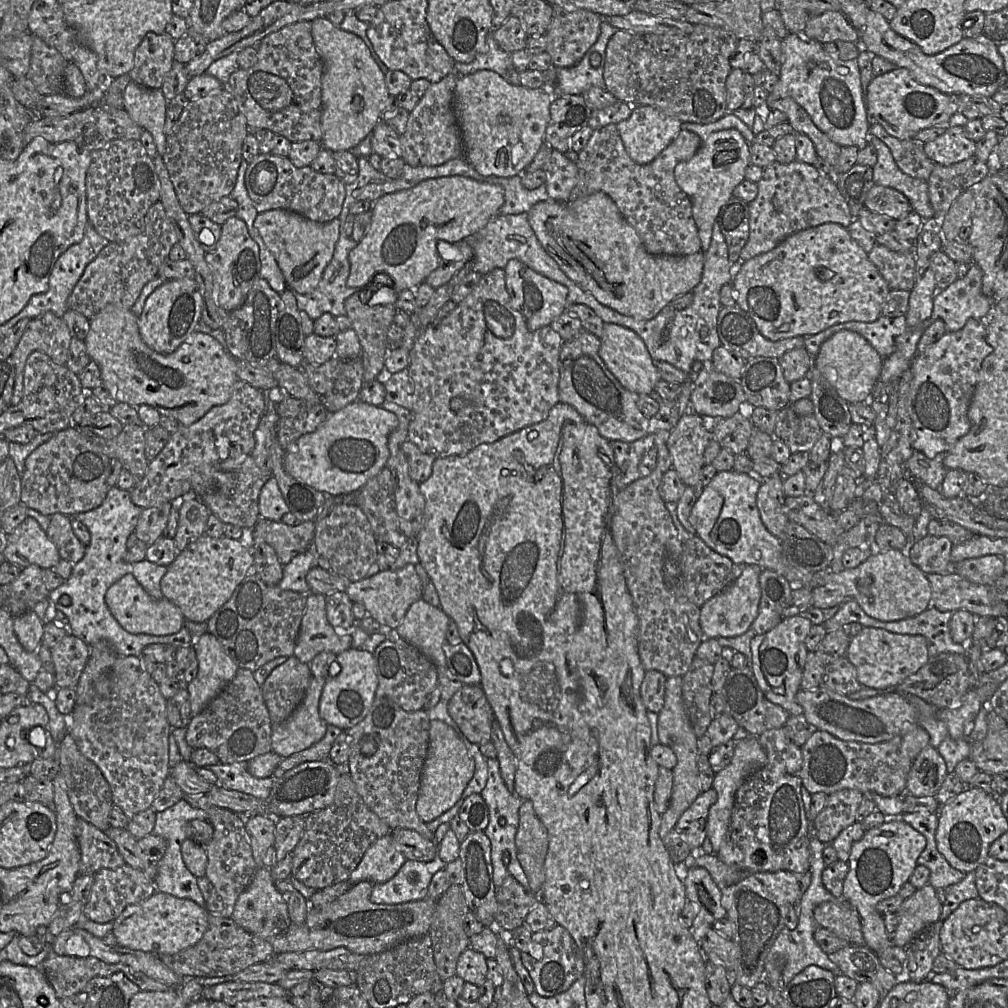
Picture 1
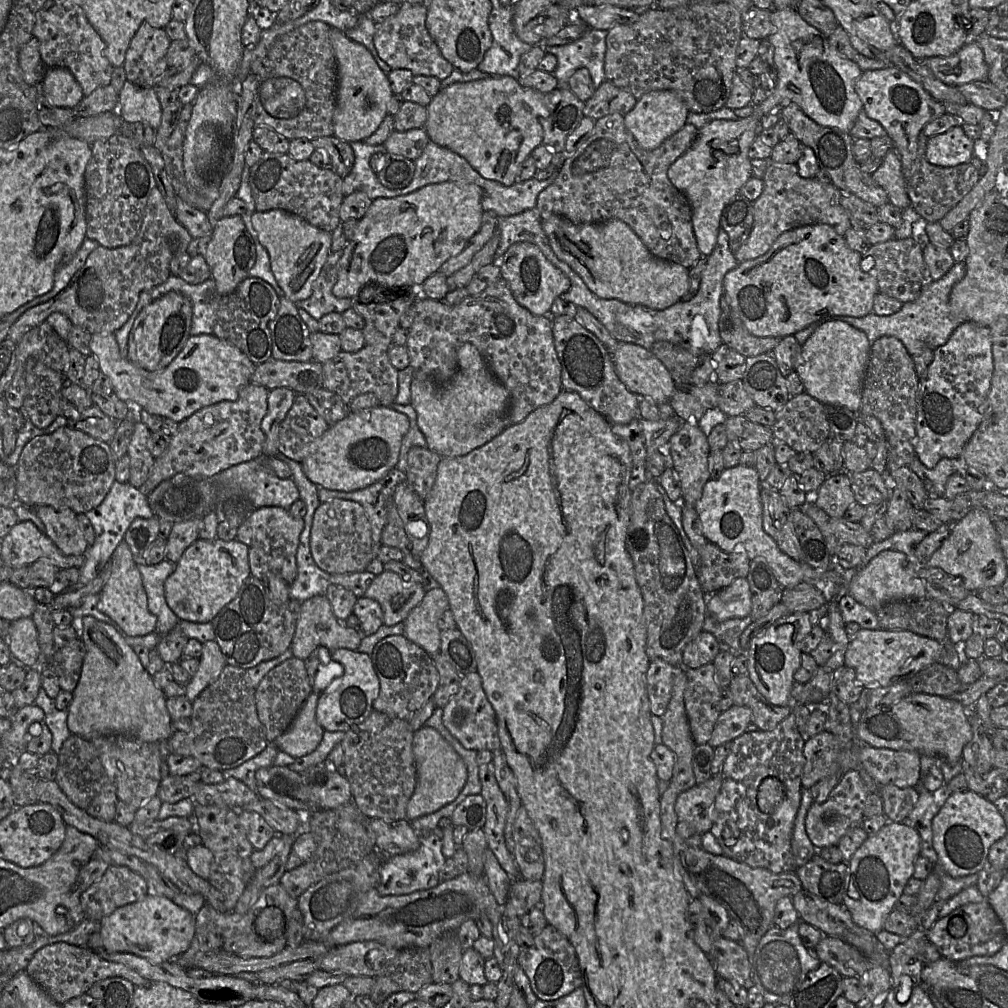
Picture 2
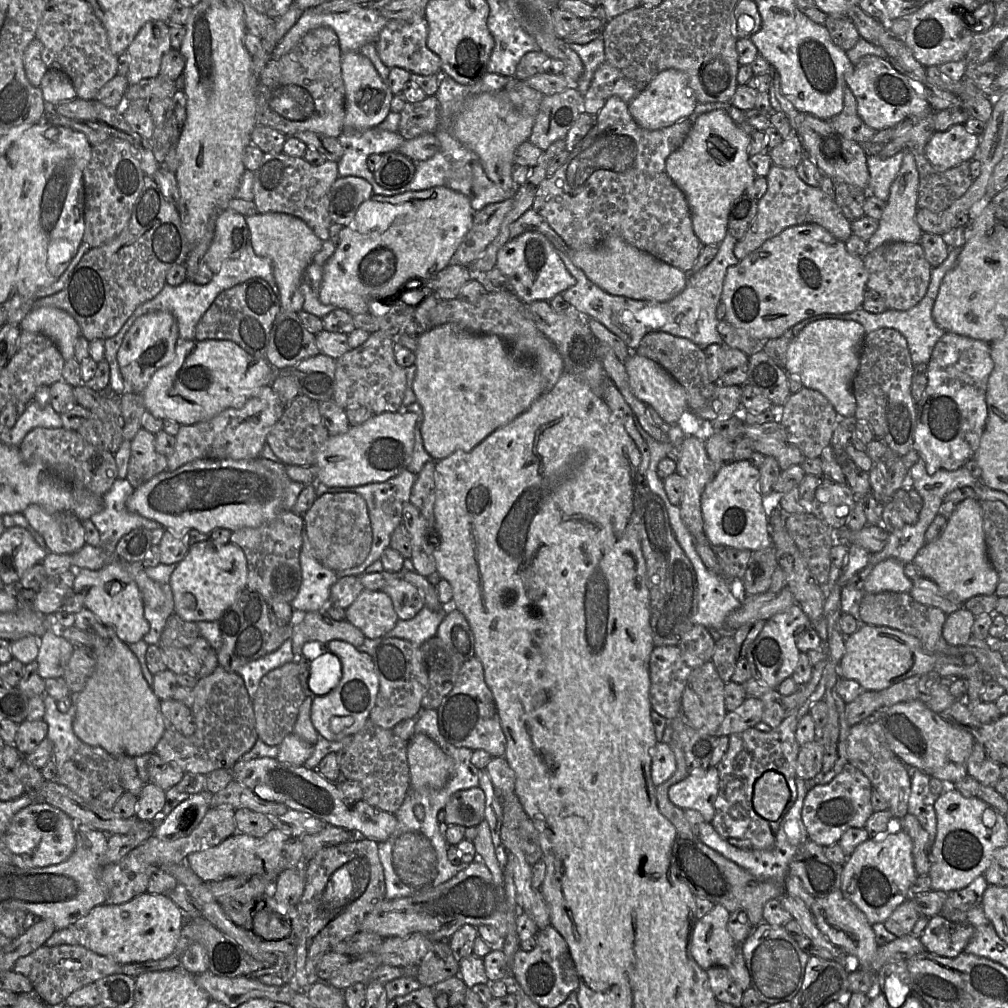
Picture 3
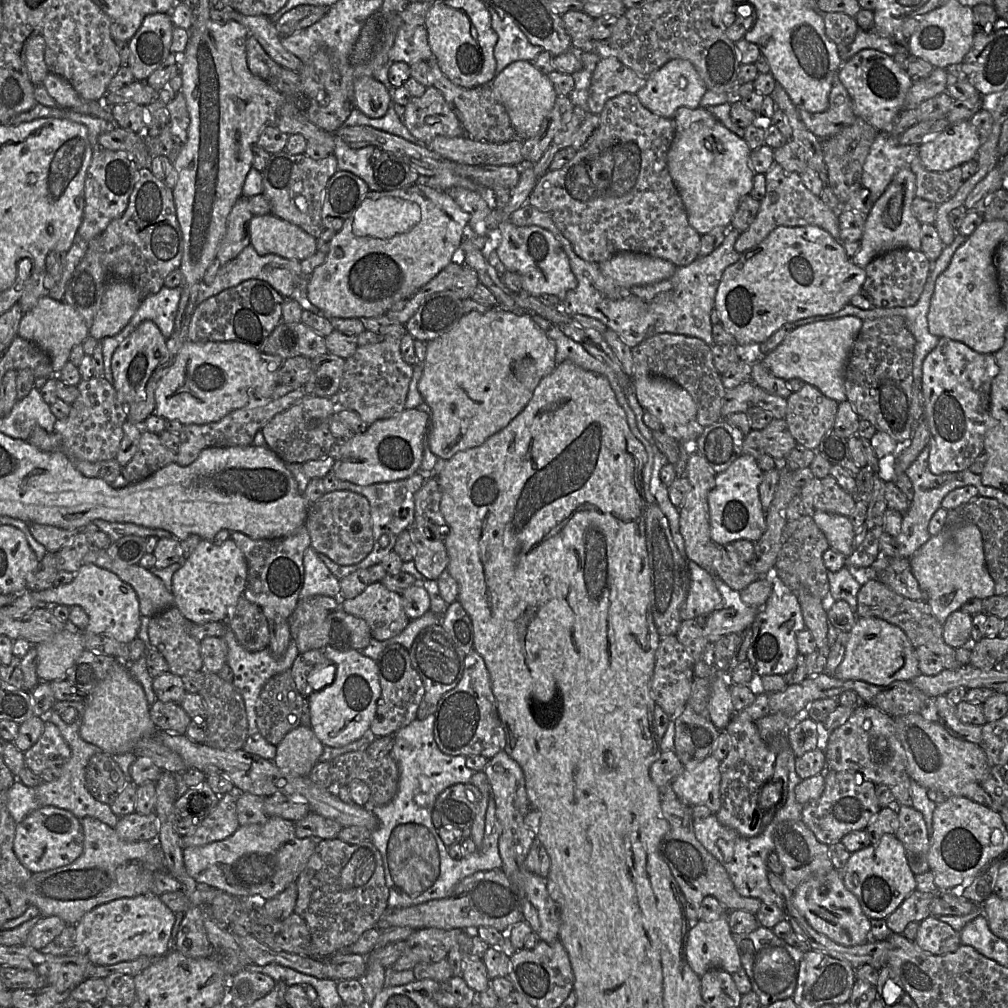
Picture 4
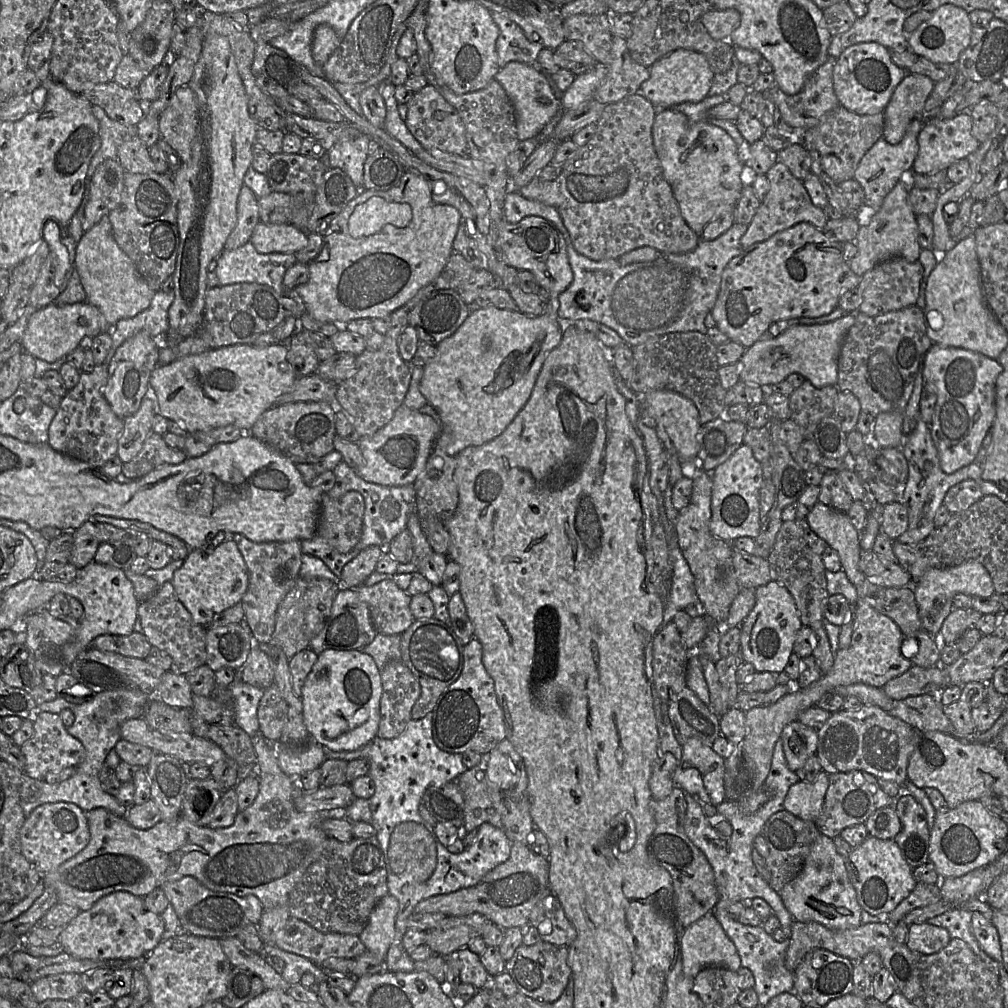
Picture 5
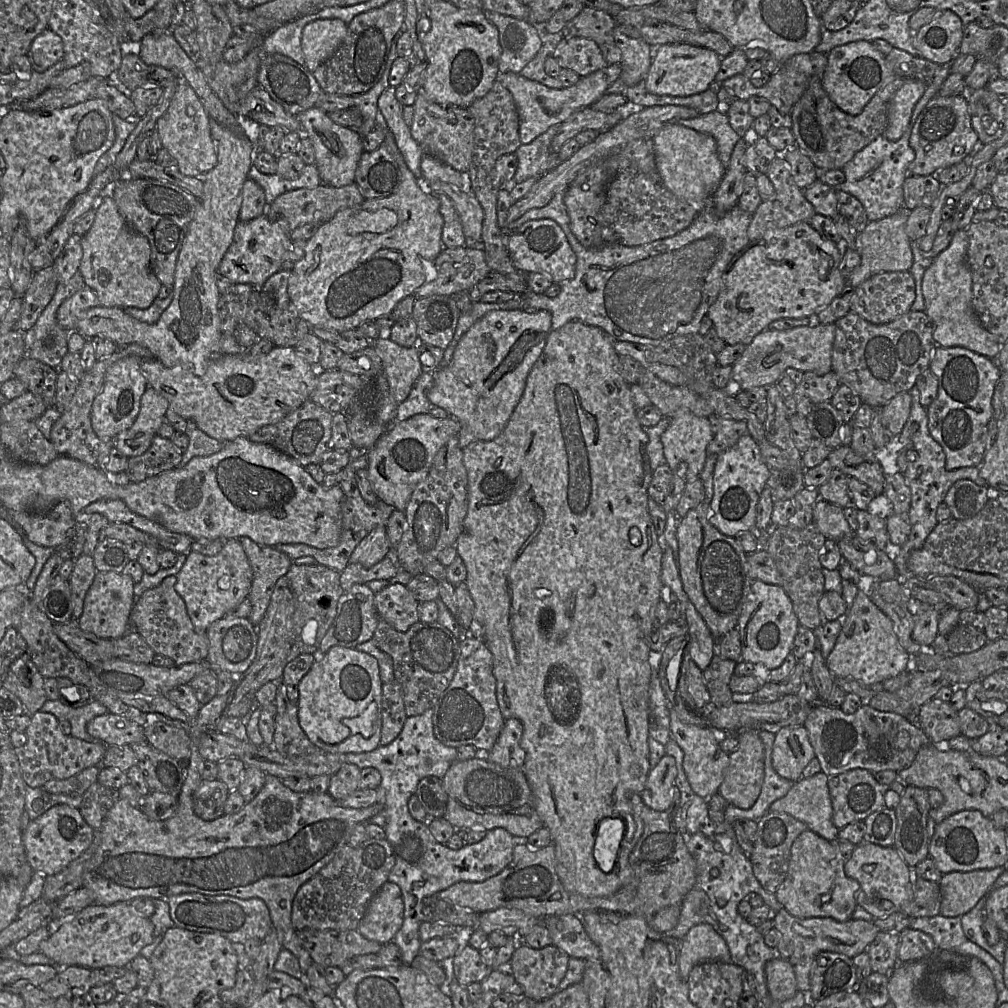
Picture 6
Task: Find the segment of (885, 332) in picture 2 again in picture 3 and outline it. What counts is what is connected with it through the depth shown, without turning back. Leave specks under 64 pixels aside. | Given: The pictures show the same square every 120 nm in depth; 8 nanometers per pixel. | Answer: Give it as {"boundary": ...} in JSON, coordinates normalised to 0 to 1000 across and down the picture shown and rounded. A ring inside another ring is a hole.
{"boundary":[[[953,245],[942,246],[941,252],[938,259],[934,263],[925,266],[923,280],[919,292],[908,304],[901,308],[881,307],[875,311],[863,311],[856,306],[852,306],[842,311],[813,312],[812,313],[807,313],[791,320],[785,325],[785,328],[787,329],[788,333],[790,333],[802,321],[819,316],[850,318],[856,322],[859,330],[863,330],[872,325],[885,325],[892,328],[899,335],[906,364],[910,361],[920,361],[923,357],[929,340],[938,330],[927,319],[925,315],[925,306],[931,293],[936,275],[942,267],[944,267],[953,249]]]}

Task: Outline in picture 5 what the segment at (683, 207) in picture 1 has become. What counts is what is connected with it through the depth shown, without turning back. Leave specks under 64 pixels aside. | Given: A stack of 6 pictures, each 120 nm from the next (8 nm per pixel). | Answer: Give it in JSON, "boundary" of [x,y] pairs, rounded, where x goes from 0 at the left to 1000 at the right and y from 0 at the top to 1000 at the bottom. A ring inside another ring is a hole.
{"boundary":[[[635,93],[601,104],[585,140],[574,146],[560,163],[539,167],[514,189],[522,197],[550,205],[571,249],[586,258],[614,257],[623,250],[641,244],[655,251],[679,252],[688,249],[694,239],[694,234],[678,217],[651,153],[647,135],[651,113],[651,106]]]}

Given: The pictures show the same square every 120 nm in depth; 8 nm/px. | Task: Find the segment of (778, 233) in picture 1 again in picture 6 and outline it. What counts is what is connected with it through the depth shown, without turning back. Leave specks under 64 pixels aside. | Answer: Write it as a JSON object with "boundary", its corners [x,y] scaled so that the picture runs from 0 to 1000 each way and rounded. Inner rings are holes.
{"boundary":[[[771,152],[760,171],[760,175],[768,185],[768,191],[764,197],[756,199],[747,211],[741,228],[743,239],[754,237],[761,228],[766,226],[779,226],[794,220],[803,221],[804,217],[810,212],[808,205],[798,195],[797,188],[789,183],[783,163],[776,153]]]}

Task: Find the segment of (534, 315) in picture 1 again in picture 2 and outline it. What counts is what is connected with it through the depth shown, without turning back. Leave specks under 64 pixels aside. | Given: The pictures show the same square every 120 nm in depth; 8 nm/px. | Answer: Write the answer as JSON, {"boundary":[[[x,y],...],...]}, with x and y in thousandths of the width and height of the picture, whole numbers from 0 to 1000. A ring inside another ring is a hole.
{"boundary":[[[526,240],[507,243],[496,258],[495,264],[497,274],[502,278],[511,298],[533,313],[545,313],[549,299],[566,285],[564,276]]]}

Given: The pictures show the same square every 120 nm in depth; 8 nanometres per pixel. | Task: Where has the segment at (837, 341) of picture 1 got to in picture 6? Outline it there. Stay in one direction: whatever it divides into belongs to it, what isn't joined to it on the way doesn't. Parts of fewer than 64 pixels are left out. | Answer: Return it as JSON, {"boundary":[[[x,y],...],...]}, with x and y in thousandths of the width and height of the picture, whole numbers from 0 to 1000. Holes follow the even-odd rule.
{"boundary":[[[813,320],[808,324],[794,323],[782,327],[759,326],[748,334],[735,354],[726,362],[725,376],[730,378],[736,387],[742,387],[770,381],[784,364],[812,372],[826,368],[824,355],[828,327],[827,320]]]}

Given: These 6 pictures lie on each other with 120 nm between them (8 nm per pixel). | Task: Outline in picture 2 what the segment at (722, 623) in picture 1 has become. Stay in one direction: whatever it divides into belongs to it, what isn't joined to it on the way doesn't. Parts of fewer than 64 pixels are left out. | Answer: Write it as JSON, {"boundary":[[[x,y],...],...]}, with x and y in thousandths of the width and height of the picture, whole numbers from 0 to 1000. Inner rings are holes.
{"boundary":[[[732,573],[708,589],[700,589],[700,604],[712,616],[745,610],[745,586],[741,573]]]}

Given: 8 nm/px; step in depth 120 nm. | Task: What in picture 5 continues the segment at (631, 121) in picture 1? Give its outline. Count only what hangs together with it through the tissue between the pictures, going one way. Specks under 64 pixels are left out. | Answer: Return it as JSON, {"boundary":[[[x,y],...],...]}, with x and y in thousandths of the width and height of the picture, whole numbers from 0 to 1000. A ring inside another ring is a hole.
{"boundary":[[[672,49],[652,60],[645,67],[644,77],[637,82],[634,92],[650,106],[666,108],[678,101],[694,101],[702,95],[709,73],[700,57],[693,52]]]}

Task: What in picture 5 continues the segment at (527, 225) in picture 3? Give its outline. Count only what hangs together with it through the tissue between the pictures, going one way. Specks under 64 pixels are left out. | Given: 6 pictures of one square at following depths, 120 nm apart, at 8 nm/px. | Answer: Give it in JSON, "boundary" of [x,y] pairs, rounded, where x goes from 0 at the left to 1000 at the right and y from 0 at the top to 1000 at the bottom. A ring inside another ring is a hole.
{"boundary":[[[505,188],[500,197],[499,213],[507,222],[526,214],[540,216],[558,232],[569,277],[555,294],[556,317],[586,317],[610,329],[626,344],[659,331],[691,328],[701,332],[699,314],[711,298],[716,271],[737,245],[735,235],[741,223],[728,221],[712,236],[699,239],[694,235],[691,245],[683,251],[656,253],[644,260],[615,262],[613,257],[586,258],[573,251],[555,210],[548,204],[520,196],[514,189]]]}

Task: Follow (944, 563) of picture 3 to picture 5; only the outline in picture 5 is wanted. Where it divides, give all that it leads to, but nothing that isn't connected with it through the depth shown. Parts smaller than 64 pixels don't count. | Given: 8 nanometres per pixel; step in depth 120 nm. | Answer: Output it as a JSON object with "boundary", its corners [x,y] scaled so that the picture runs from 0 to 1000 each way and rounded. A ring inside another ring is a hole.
{"boundary":[[[968,556],[944,563],[924,563],[908,575],[906,583],[916,624],[926,632],[932,632],[937,615],[946,604],[944,596],[947,590],[982,592],[988,588],[980,565]]]}

